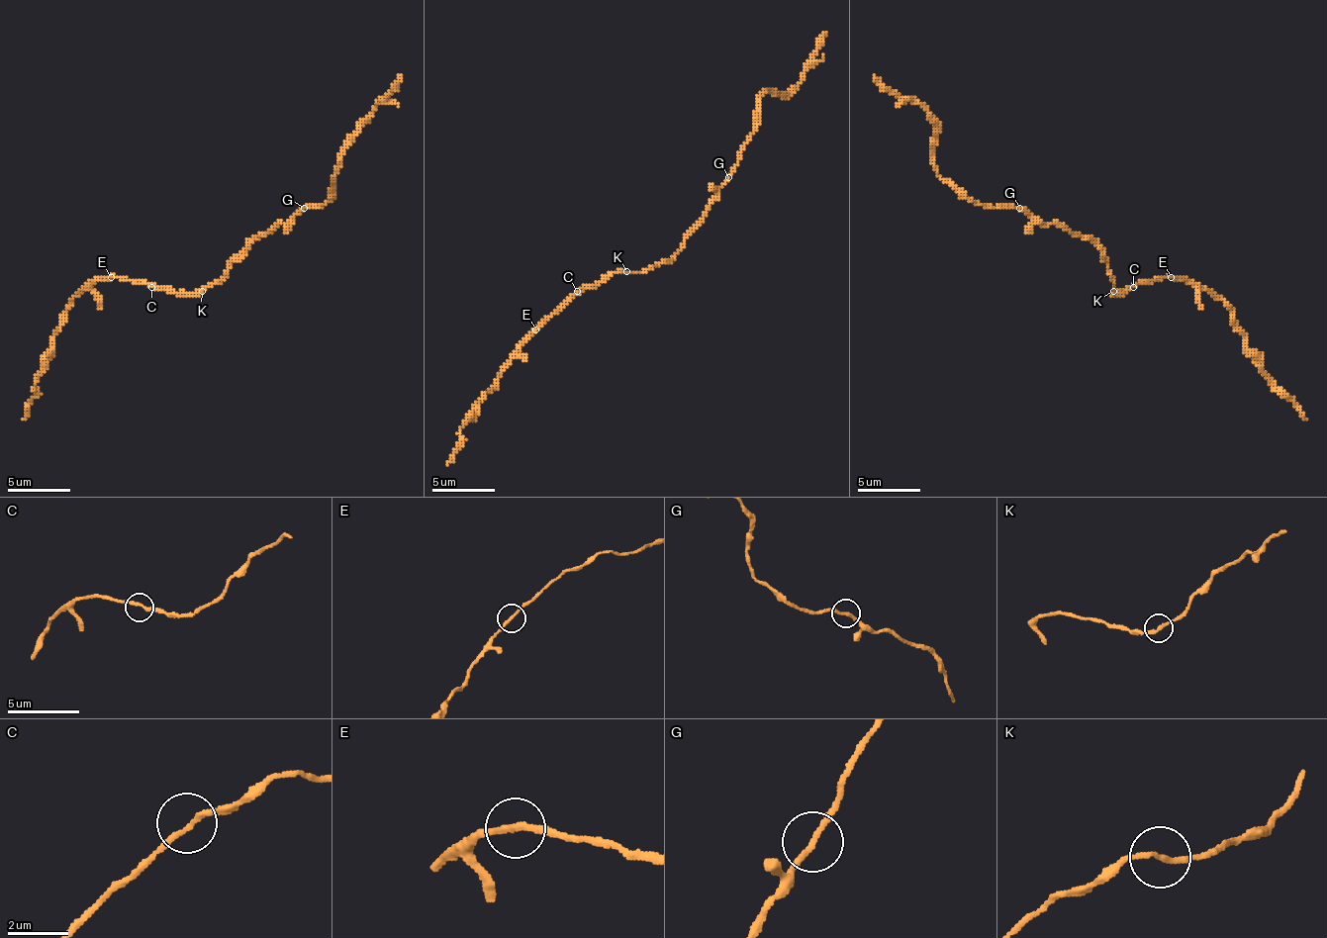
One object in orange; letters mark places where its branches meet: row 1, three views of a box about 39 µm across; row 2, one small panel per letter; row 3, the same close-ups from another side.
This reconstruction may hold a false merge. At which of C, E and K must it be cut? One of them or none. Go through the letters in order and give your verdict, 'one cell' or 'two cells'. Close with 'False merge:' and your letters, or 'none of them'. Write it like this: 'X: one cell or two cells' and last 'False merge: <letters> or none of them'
C: one cell
E: one cell
K: one cell
False merge: none of them

